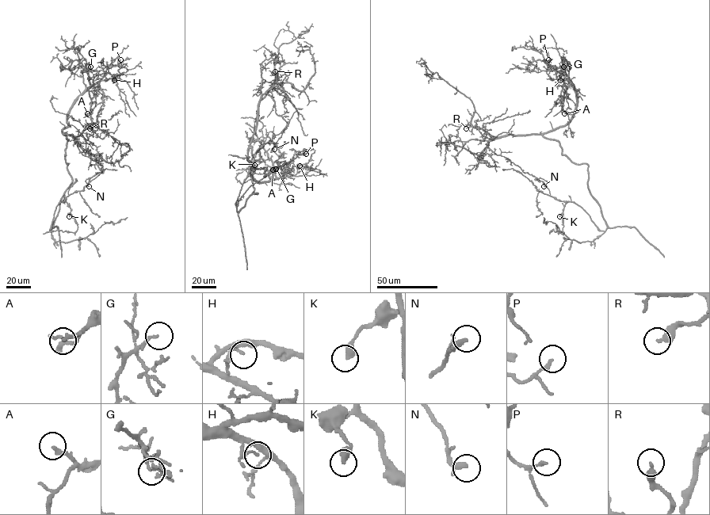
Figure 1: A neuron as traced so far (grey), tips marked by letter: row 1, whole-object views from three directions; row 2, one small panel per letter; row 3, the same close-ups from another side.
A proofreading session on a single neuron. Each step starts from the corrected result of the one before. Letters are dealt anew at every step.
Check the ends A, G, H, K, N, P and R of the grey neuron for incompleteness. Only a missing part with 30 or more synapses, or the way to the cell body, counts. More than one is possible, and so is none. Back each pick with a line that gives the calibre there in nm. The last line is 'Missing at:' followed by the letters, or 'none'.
Missing at: none

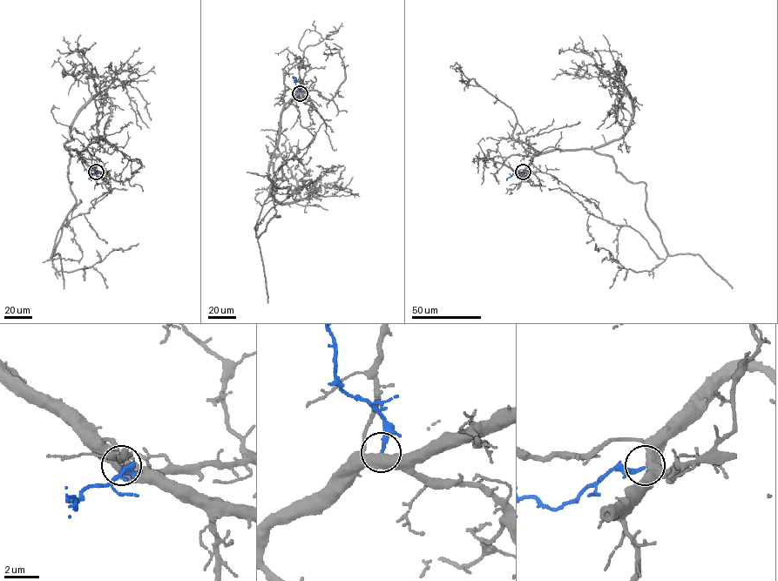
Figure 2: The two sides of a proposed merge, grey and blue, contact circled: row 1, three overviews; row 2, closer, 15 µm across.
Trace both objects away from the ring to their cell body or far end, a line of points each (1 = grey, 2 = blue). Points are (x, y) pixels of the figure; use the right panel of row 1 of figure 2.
1: (523, 172), (557, 149), (608, 155), (617, 172), (646, 185), (666, 258), (637, 232), (549, 190)
2: (523, 172), (513, 174), (506, 180)

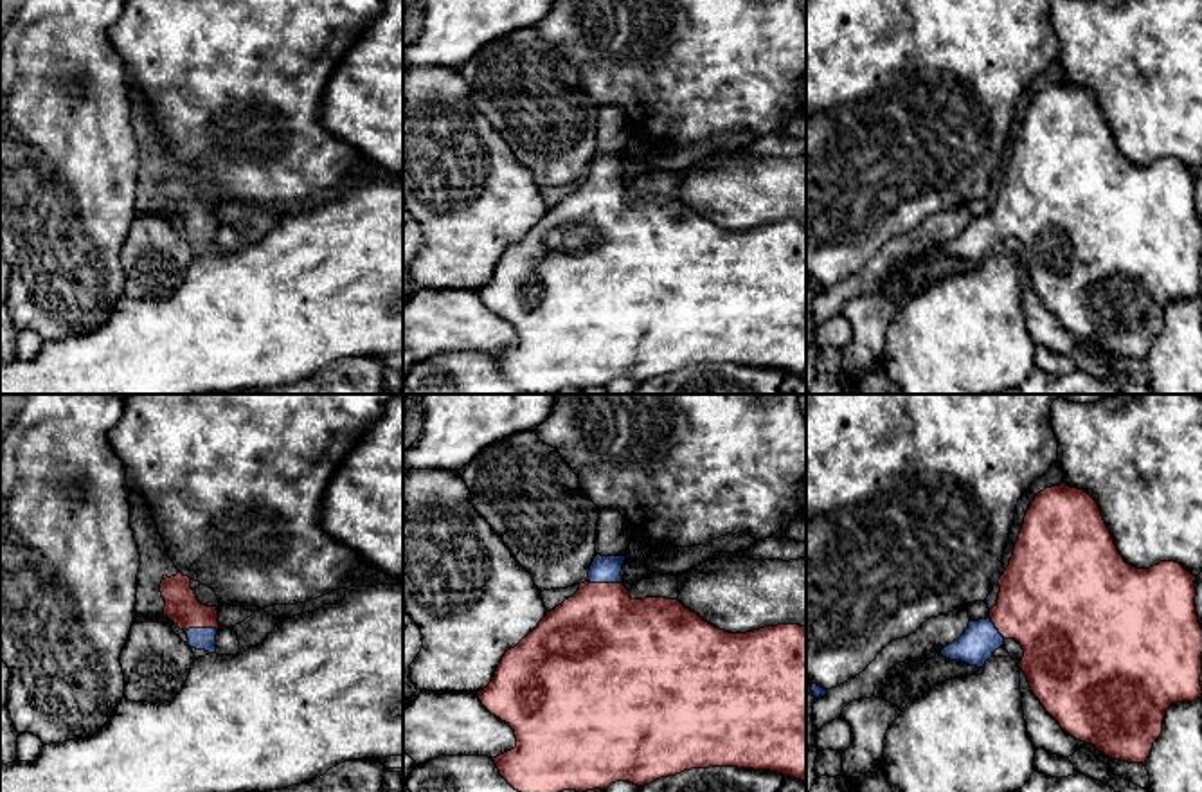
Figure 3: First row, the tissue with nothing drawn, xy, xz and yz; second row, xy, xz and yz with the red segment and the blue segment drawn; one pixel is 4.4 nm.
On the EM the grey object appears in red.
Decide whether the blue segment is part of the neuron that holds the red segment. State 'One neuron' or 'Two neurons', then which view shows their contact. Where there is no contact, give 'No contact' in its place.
One neuron. Touches red in xz

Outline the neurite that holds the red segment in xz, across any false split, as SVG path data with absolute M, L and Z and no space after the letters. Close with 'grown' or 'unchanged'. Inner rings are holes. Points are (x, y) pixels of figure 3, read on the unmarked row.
M597 151L579 187L507 247L491 279L477 290L482 302L516 333L515 346L493 355L500 373L515 387L536 394L606 387L615 378L644 383L709 364L770 367L806 378L806 223L729 230L678 196L632 196L621 173L624 155Z; grown

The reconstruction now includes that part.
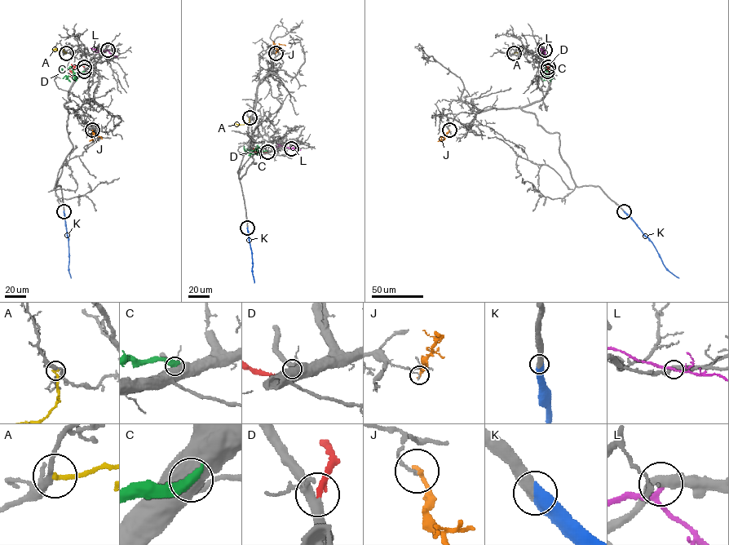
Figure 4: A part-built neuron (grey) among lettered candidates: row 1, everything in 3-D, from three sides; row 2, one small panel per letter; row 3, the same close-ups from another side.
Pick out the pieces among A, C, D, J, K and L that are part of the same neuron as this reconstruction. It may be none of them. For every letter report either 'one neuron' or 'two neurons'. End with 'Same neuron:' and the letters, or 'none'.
A: two neurons
C: two neurons
D: one neuron
J: two neurons
K: one neuron
L: two neurons
Same neuron: D, K

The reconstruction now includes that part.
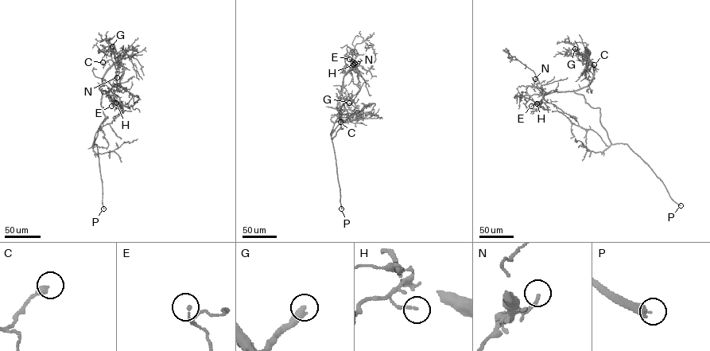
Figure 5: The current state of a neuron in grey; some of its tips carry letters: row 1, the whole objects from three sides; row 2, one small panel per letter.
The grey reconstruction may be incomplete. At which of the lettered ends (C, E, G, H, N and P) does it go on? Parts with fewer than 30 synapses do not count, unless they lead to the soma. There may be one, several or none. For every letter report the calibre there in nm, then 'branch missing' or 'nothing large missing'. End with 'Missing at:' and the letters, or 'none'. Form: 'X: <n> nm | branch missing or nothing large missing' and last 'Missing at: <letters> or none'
C: 380 nm | nothing large missing
E: 140 nm | nothing large missing
G: 460 nm | branch missing
H: 100 nm | nothing large missing
N: 200 nm | branch missing
P: 400 nm | branch missing
Missing at: G, N, P

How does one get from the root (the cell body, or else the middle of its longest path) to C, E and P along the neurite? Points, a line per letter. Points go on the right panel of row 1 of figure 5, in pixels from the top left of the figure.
C: (595, 108), (585, 103), (583, 95), (575, 92), (590, 83), (594, 73), (592, 61), (591, 66), (594, 64)
E: (595, 108), (585, 103), (583, 95), (573, 91), (548, 92), (538, 103), (531, 106)
P: (595, 108), (600, 109), (600, 122), (611, 142), (626, 144), (662, 181), (670, 196), (680, 205)

